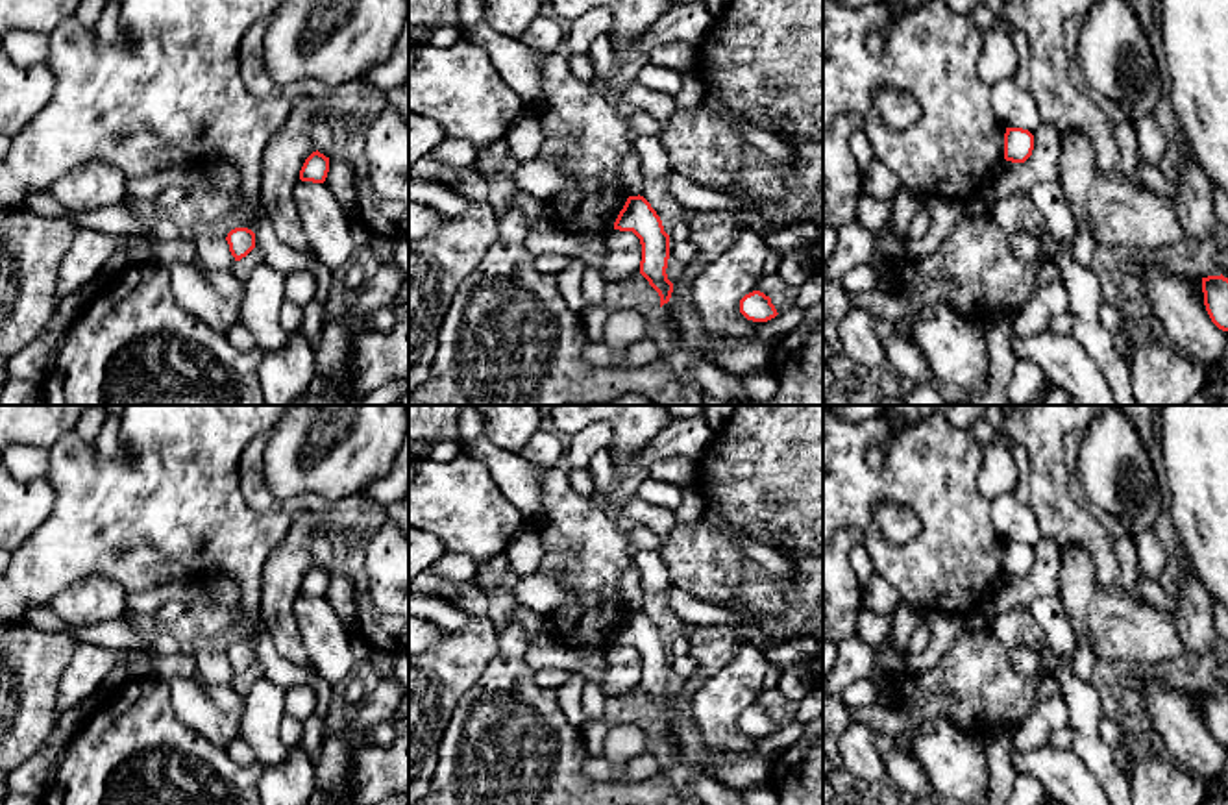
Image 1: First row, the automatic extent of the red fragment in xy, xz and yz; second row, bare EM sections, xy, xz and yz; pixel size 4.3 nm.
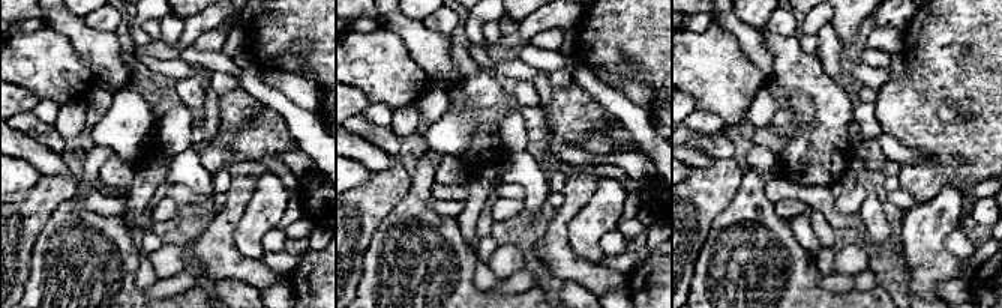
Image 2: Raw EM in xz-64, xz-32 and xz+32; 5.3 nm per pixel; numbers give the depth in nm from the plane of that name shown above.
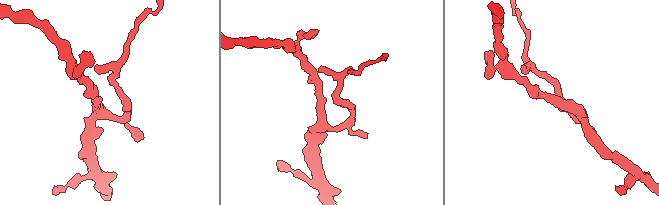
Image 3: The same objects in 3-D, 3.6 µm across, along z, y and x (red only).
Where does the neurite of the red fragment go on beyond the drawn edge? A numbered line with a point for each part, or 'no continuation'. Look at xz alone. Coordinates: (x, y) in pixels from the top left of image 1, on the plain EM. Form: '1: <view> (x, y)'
no continuation

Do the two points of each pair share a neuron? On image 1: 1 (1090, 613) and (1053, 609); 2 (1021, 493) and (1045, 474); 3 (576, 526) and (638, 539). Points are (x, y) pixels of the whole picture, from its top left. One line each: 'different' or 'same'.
1: different
2: different
3: different

